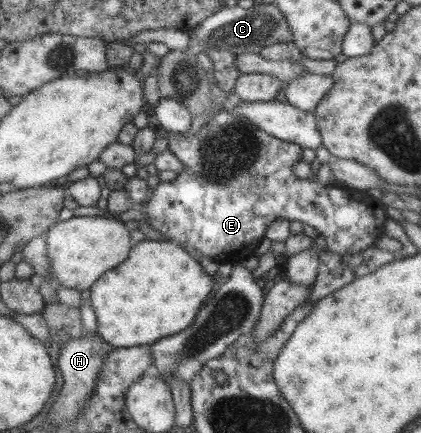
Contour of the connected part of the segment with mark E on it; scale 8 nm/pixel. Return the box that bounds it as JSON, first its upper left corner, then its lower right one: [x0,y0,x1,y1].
[141,108,387,265]

